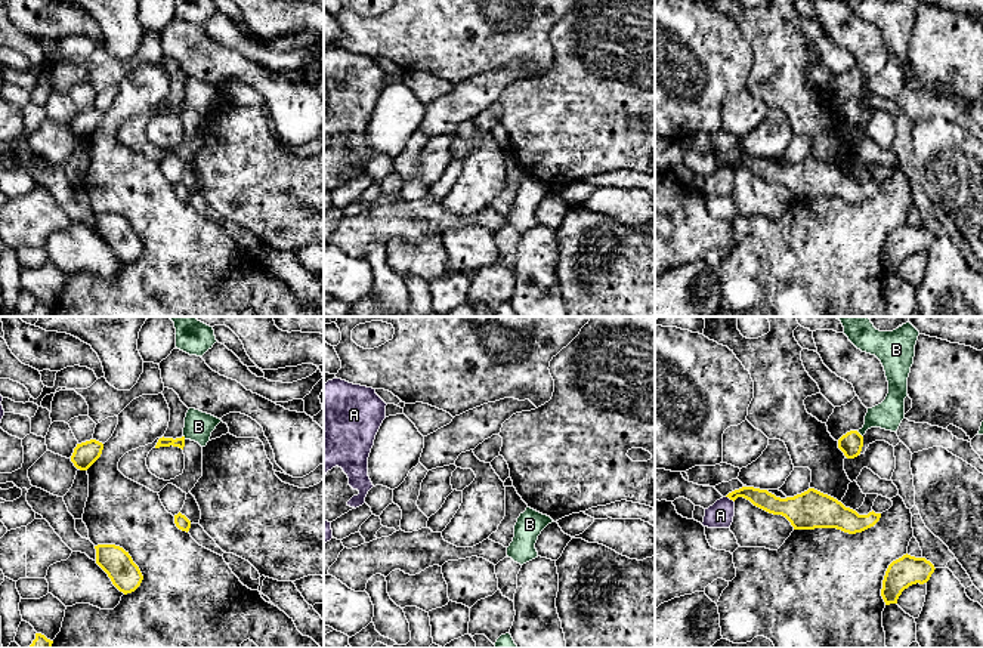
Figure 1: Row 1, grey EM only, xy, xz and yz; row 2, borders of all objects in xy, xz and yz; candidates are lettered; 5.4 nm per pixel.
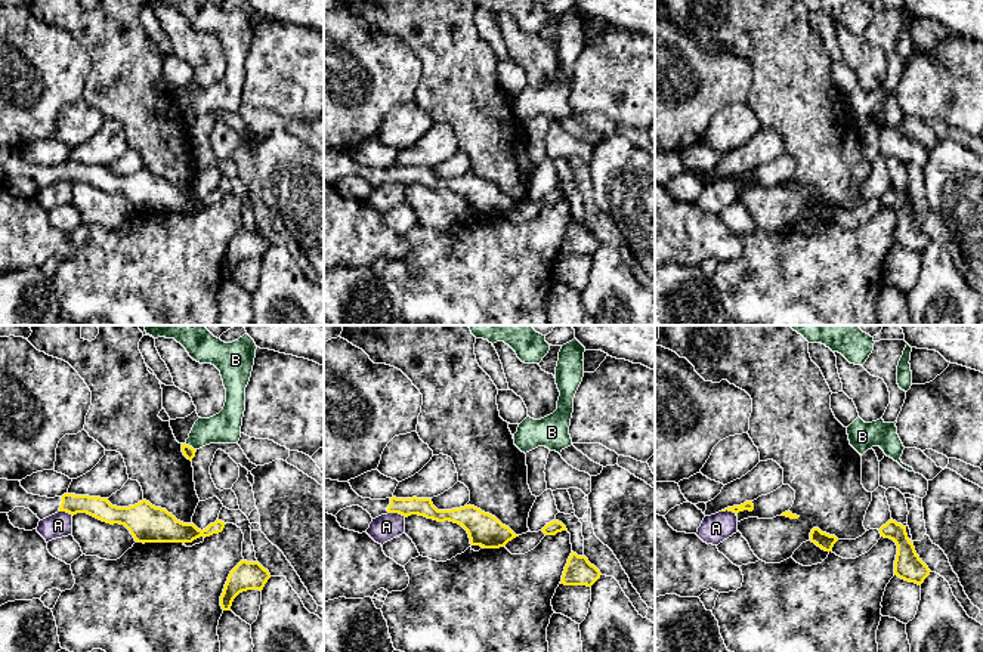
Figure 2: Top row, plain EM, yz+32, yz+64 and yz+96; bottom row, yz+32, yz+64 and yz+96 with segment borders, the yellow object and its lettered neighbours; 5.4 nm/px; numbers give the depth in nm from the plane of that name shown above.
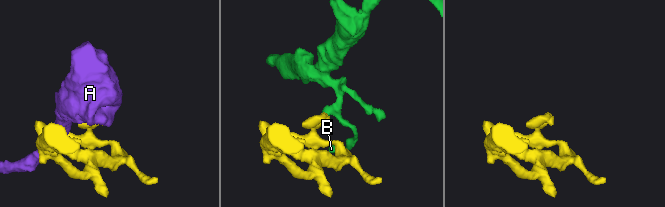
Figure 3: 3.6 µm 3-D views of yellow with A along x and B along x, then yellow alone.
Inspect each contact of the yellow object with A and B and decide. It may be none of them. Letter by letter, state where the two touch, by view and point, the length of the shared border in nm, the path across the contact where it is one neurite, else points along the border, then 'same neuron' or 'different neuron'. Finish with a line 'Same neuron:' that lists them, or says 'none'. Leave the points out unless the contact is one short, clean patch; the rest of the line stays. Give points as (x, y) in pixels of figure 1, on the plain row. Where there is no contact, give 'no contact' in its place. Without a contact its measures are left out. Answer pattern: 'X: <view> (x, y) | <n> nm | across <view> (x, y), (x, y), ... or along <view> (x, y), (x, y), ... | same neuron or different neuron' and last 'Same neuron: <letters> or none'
A: yz (730, 167) | 60 nm | along yz (726, 164), (733, 170) | different neuron
B: yz (859, 102) | 50 nm | along yz (856, 99), (862, 105) | different neuron
Same neuron: none

